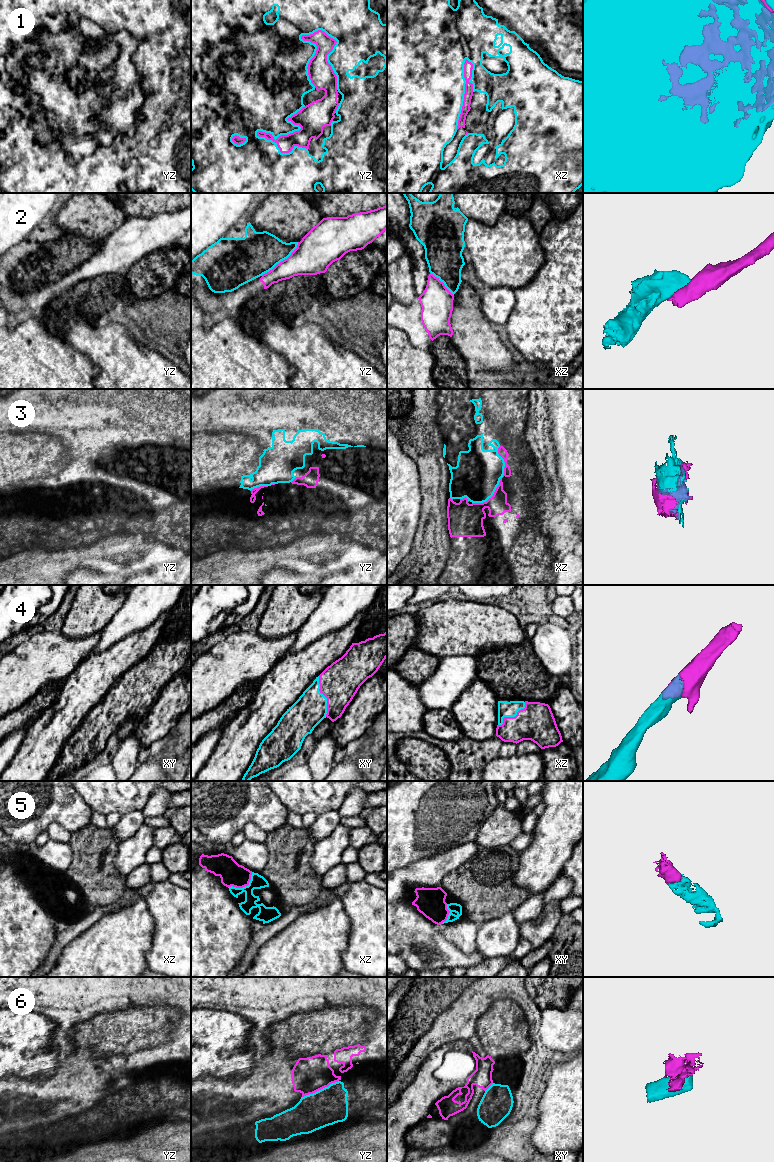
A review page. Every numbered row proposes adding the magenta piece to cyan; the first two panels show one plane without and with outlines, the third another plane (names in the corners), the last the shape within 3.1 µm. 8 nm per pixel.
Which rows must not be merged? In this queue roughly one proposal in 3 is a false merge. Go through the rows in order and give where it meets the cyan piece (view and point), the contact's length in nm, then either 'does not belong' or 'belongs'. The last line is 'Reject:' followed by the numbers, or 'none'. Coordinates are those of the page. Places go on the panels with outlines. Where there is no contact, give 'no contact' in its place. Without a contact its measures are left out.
1: meets cyan in yz at (333, 48); contact 550 nm long; belongs
2: meets cyan in yz at (281, 260); contact 400 nm long; does not belong
3: meets cyan in xz at (499, 481); contact 500 nm long; belongs
4: meets cyan in xy at (324, 696); contact 340 nm long; belongs
5: meets cyan in xz at (245, 886); contact 240 nm long; belongs
6: meets cyan in yz at (321, 1089); contact 320 nm long; does not belong
Reject: 2, 6

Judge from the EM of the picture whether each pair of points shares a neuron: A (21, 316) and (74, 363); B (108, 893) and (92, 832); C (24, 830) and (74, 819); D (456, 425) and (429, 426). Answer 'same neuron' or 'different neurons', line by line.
A: different neurons
B: same neuron
C: same neuron
D: different neurons

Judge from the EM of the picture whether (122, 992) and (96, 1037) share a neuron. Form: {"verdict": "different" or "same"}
{"verdict": "different"}

